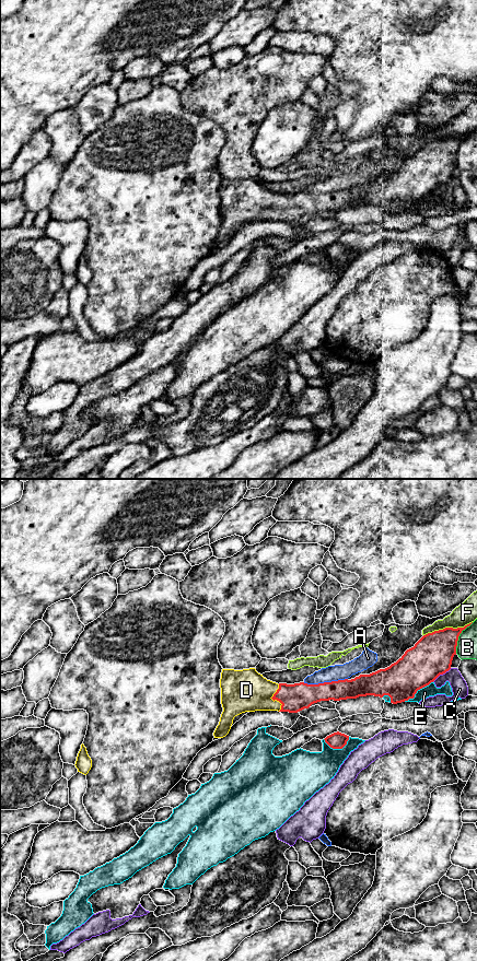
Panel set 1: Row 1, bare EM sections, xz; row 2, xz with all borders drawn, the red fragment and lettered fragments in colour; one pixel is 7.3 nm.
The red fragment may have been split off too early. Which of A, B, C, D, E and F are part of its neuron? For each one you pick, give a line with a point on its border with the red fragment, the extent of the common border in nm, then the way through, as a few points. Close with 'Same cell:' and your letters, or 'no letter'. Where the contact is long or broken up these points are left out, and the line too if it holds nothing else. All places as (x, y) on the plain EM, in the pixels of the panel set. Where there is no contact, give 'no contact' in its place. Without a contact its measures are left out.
D: meets red in xz at (274, 210); contact 200 nm long; runs through xz (294, 208), (274, 210), (269, 206), (246, 200)
Same cell: D

